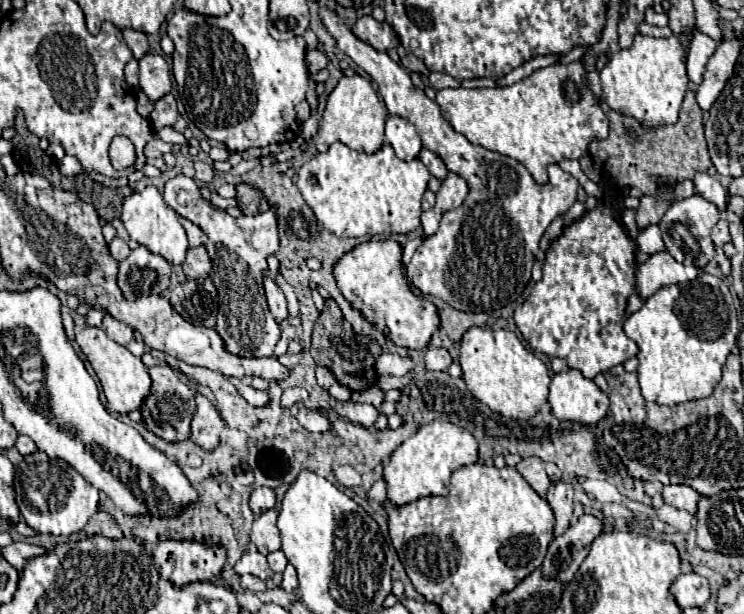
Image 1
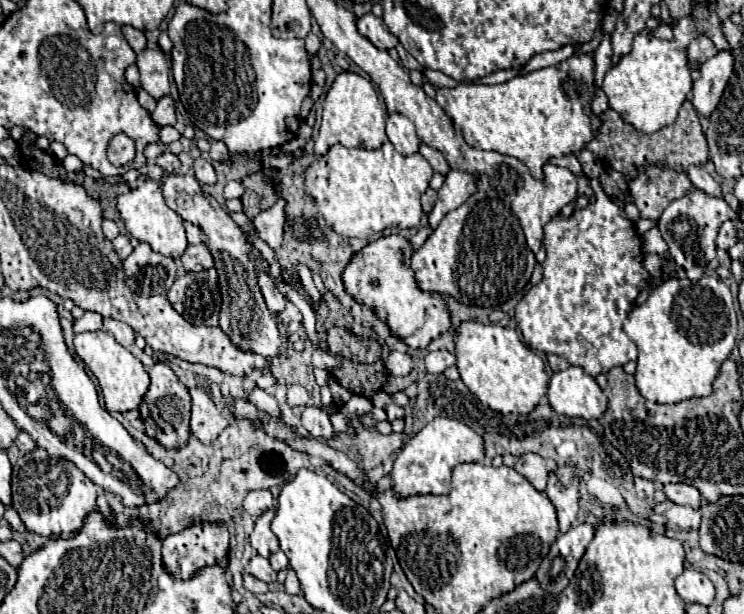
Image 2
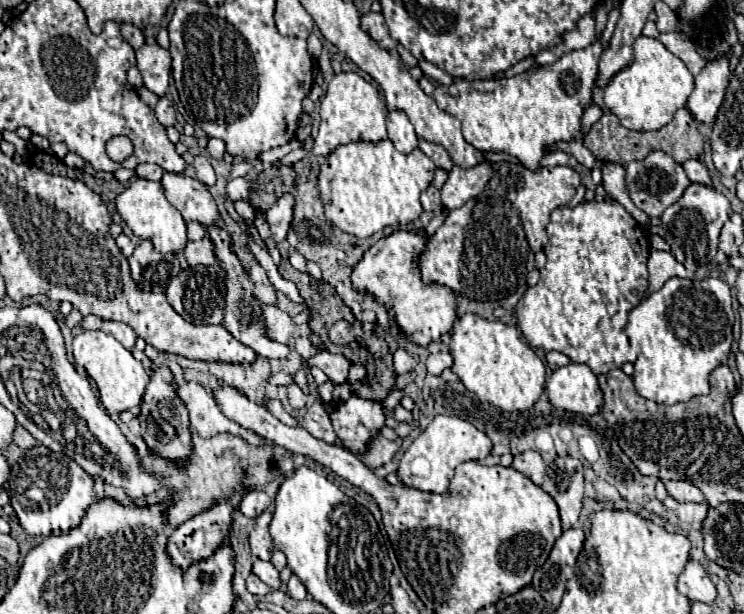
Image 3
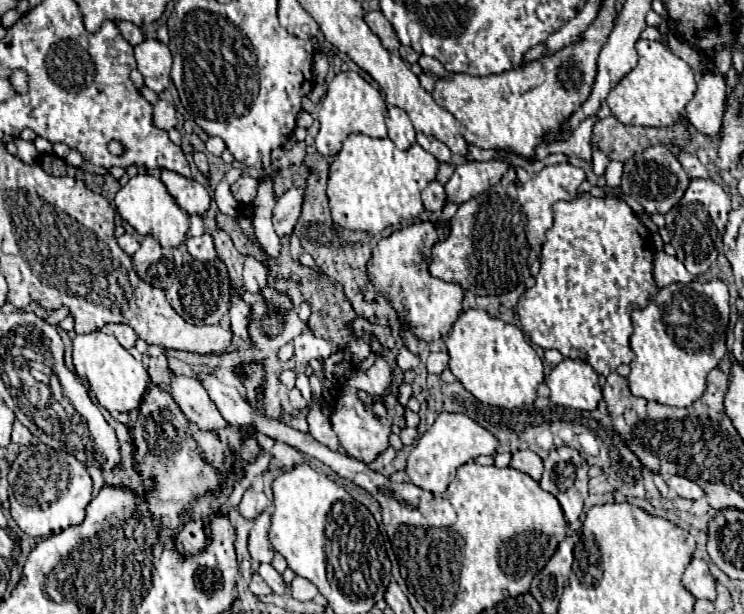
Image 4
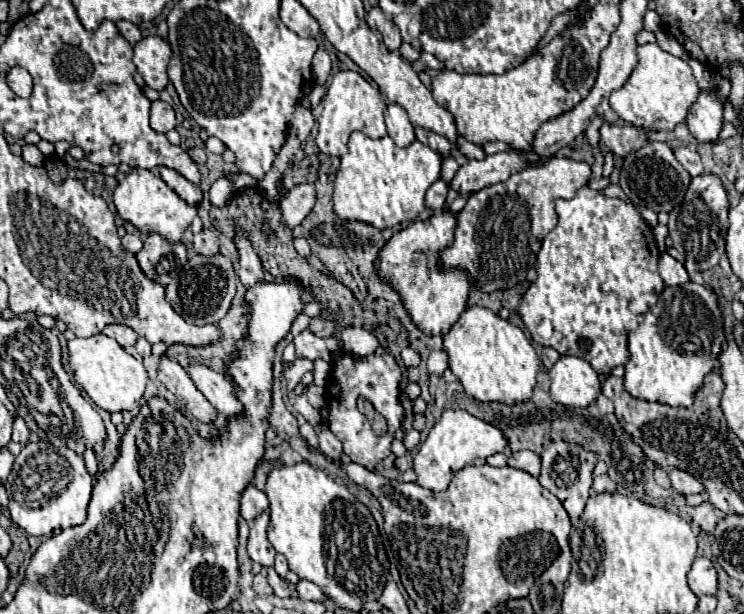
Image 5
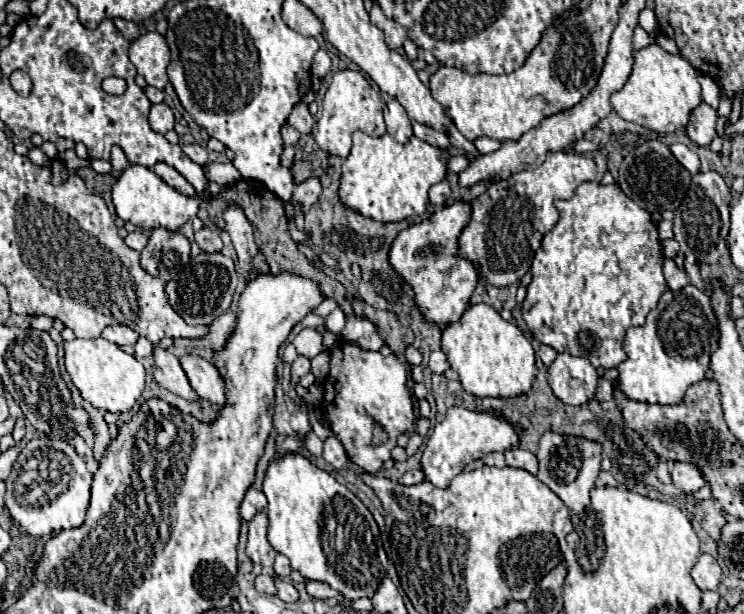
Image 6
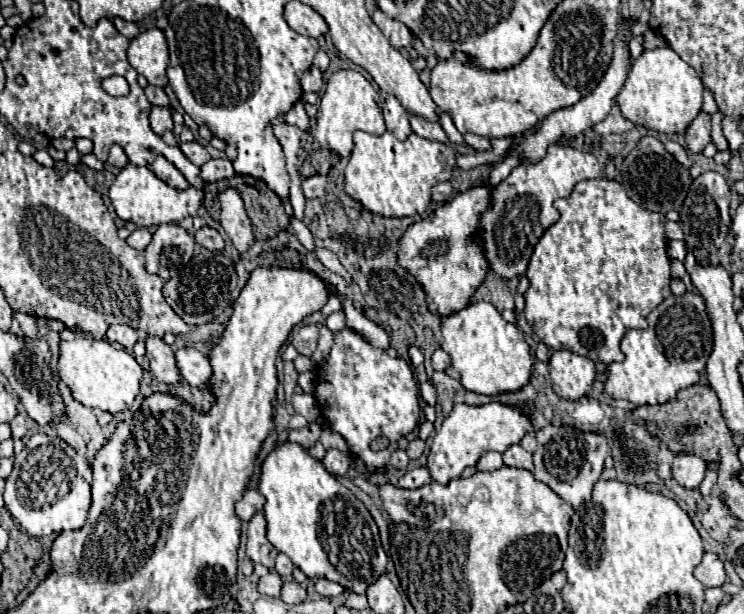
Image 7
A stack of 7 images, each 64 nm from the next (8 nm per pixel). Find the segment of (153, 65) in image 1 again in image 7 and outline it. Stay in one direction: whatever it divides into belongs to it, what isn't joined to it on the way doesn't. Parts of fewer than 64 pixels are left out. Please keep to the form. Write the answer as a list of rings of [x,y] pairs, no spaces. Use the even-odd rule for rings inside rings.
[[[150,28],[130,40],[128,60],[138,74],[144,74],[146,80],[154,86],[166,86],[166,66],[168,66],[168,46],[164,32]]]

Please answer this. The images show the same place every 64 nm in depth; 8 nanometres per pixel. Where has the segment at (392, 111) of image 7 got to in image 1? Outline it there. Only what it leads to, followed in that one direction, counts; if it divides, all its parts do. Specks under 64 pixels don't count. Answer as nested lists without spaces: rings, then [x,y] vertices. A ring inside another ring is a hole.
[[[390,116],[386,120],[386,140],[392,144],[396,156],[402,160],[416,158],[422,148],[422,142],[414,124],[400,116]]]

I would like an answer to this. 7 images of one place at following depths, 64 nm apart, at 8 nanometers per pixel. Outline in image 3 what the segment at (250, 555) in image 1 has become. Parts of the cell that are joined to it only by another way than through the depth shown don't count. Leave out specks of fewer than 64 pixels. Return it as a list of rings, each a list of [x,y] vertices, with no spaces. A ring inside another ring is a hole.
[[[256,560],[254,566],[252,566],[252,572],[254,572],[262,582],[266,582],[270,588],[274,588],[274,590],[278,590],[278,588],[282,586],[282,582],[280,582],[280,574],[278,574],[276,568],[272,568],[270,562]]]

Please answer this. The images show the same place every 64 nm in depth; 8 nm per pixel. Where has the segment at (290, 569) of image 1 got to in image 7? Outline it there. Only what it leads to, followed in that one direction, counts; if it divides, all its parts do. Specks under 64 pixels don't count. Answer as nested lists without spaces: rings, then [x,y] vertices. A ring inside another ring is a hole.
[[[320,578],[316,582],[316,592],[322,594],[322,596],[326,596],[326,598],[332,598],[332,596],[342,596],[346,592],[346,588],[340,588],[340,584],[332,584],[330,580]]]

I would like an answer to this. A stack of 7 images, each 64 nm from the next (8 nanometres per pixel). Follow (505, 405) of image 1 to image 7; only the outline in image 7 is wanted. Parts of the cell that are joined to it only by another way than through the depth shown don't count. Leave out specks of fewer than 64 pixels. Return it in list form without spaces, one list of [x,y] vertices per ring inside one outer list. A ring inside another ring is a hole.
[[[476,302],[448,314],[442,324],[440,348],[450,354],[452,366],[462,376],[462,386],[478,394],[500,394],[522,388],[530,380],[532,356],[530,346],[518,328],[502,318],[490,302]]]

